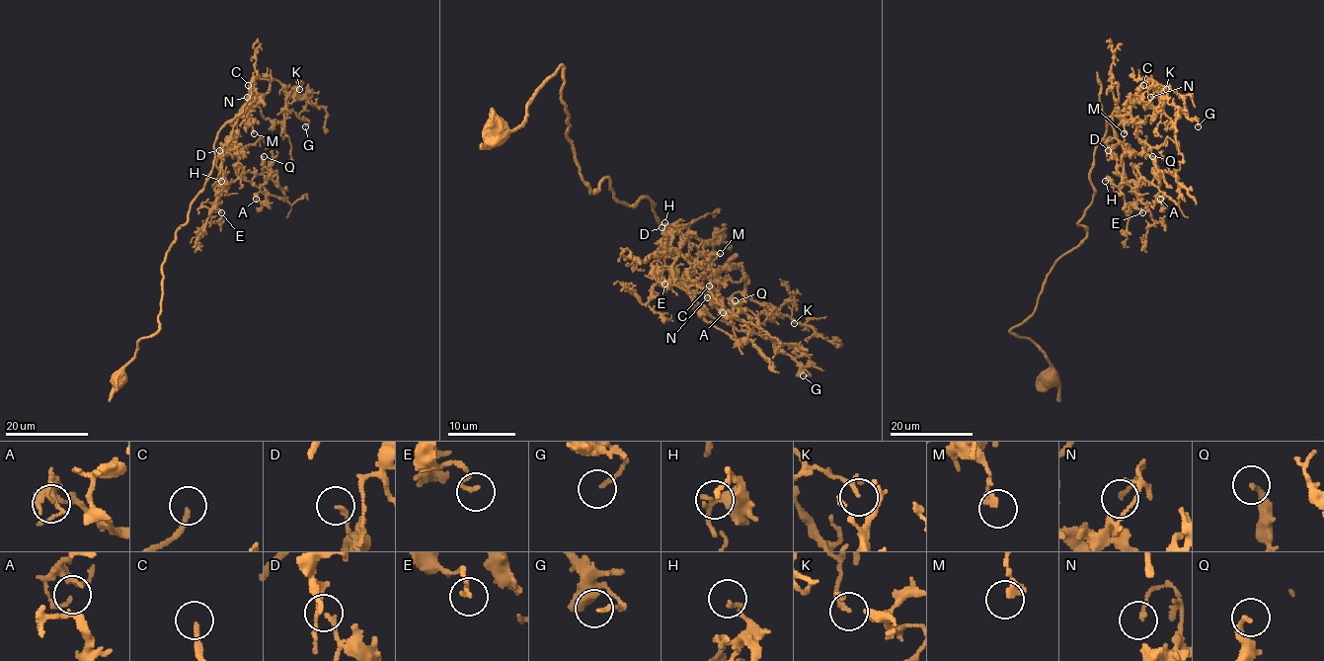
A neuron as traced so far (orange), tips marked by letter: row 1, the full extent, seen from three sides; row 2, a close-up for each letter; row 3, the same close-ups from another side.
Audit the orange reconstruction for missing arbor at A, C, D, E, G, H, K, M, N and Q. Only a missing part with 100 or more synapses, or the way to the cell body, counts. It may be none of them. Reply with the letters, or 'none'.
C

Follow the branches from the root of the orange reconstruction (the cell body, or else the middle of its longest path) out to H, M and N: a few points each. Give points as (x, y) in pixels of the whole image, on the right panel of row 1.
H: (1050, 378), (1045, 355), (1010, 330), (1086, 237), (1078, 222), (1108, 122), (1126, 152), (1123, 181), (1105, 181)
M: (1050, 378), (1045, 355), (1010, 330), (1086, 237), (1078, 222), (1113, 112), (1130, 118), (1124, 133)
N: (1050, 378), (1045, 355), (1010, 330), (1086, 237), (1078, 222), (1107, 120), (1150, 97)

